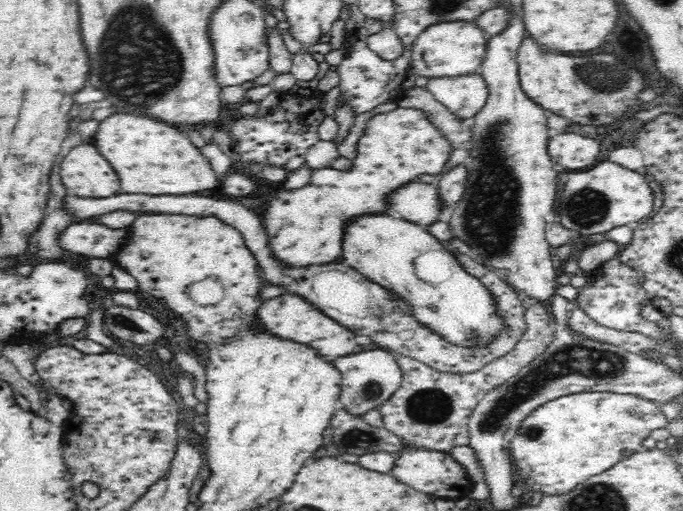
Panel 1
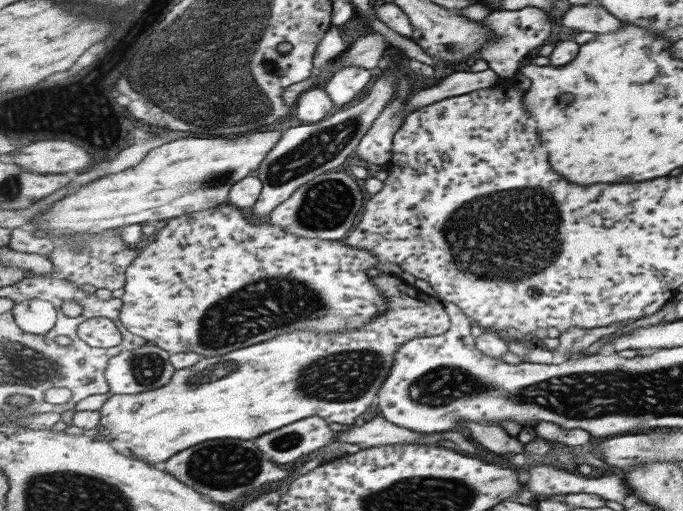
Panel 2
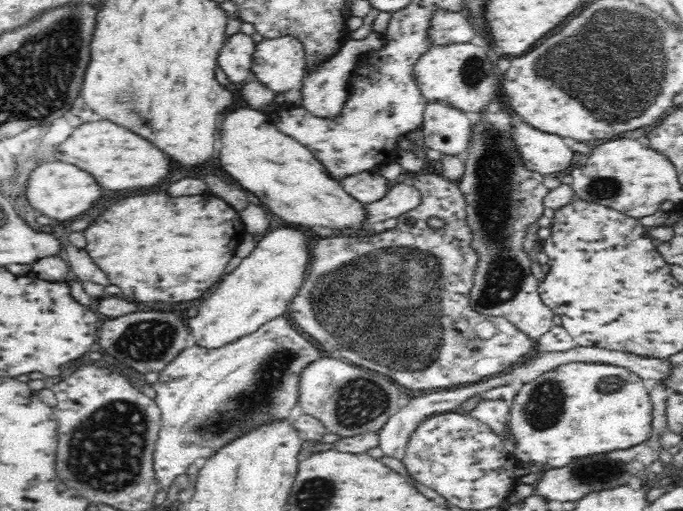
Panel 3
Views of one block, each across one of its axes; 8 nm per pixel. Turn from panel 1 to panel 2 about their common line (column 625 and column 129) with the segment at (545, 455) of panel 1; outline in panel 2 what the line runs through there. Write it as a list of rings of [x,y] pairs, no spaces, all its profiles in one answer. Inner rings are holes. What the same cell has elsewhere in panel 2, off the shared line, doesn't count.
[[[380,274],[373,278],[376,286],[389,297],[389,310],[359,330],[343,332],[295,332],[277,340],[245,346],[216,357],[203,357],[201,362],[176,370],[167,385],[139,394],[110,394],[100,408],[99,434],[109,438],[133,438],[129,448],[149,464],[161,464],[169,458],[201,444],[203,440],[239,438],[253,440],[311,416],[321,416],[326,422],[349,427],[377,401],[377,393],[391,374],[397,349],[415,338],[432,337],[451,329],[451,318],[442,300],[417,292],[397,275]]]

